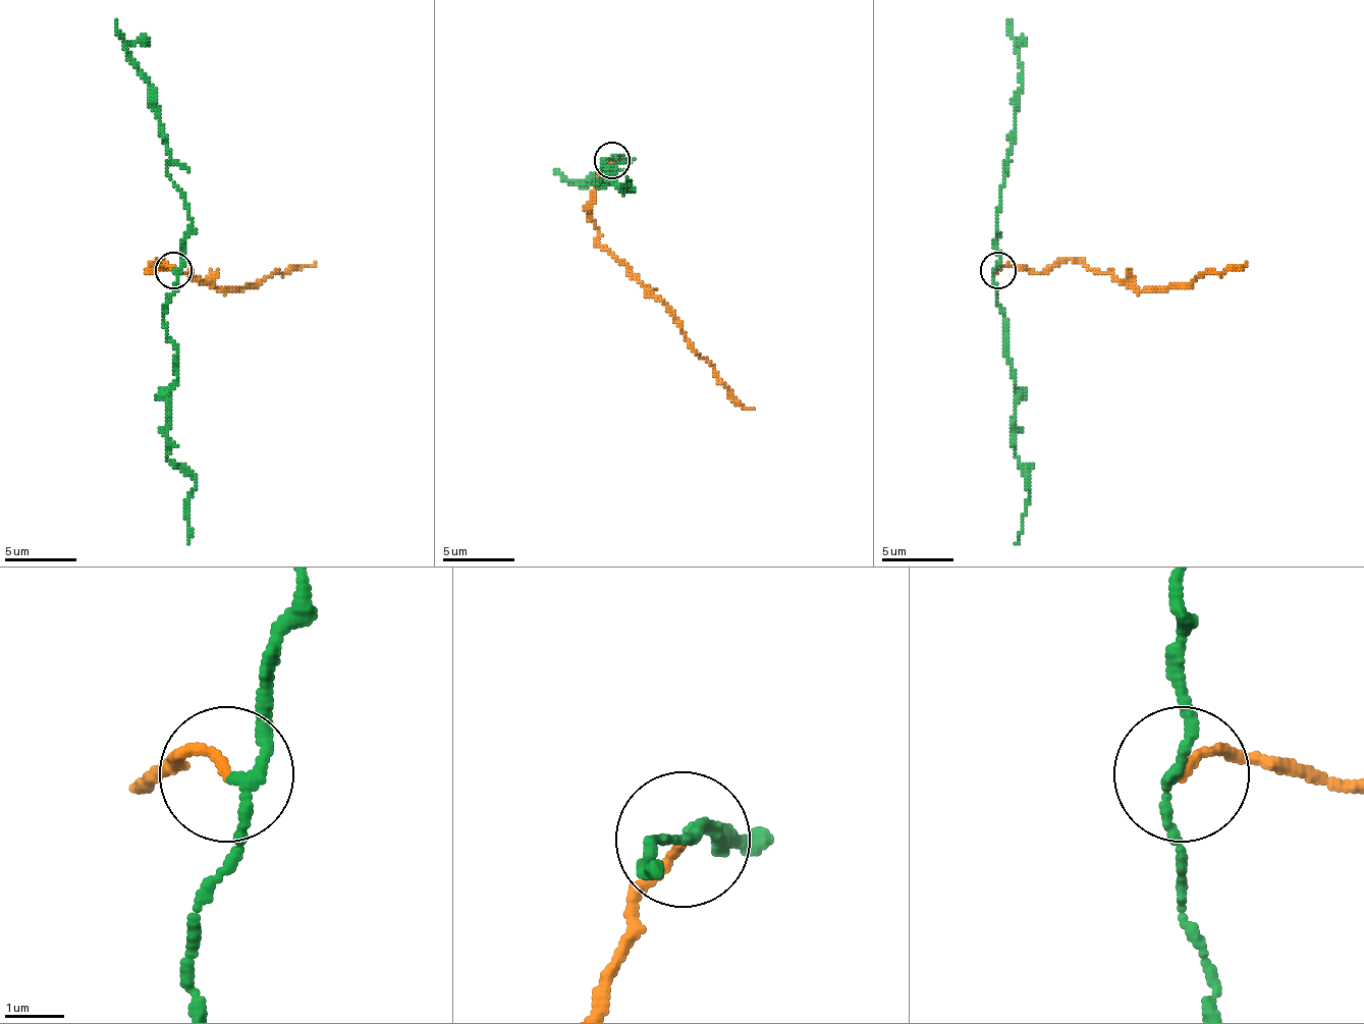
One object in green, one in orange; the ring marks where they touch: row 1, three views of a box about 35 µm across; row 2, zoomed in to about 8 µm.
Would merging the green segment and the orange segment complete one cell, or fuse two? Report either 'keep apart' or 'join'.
keep apart

